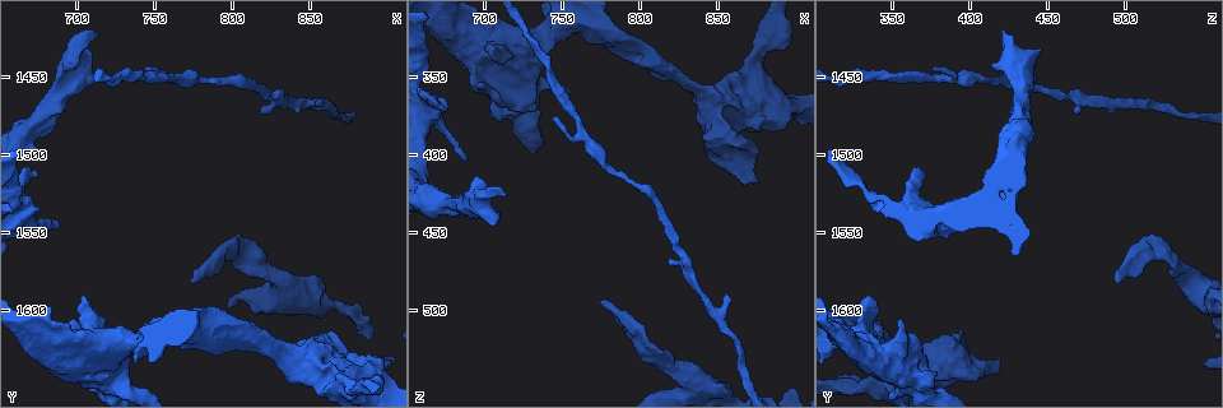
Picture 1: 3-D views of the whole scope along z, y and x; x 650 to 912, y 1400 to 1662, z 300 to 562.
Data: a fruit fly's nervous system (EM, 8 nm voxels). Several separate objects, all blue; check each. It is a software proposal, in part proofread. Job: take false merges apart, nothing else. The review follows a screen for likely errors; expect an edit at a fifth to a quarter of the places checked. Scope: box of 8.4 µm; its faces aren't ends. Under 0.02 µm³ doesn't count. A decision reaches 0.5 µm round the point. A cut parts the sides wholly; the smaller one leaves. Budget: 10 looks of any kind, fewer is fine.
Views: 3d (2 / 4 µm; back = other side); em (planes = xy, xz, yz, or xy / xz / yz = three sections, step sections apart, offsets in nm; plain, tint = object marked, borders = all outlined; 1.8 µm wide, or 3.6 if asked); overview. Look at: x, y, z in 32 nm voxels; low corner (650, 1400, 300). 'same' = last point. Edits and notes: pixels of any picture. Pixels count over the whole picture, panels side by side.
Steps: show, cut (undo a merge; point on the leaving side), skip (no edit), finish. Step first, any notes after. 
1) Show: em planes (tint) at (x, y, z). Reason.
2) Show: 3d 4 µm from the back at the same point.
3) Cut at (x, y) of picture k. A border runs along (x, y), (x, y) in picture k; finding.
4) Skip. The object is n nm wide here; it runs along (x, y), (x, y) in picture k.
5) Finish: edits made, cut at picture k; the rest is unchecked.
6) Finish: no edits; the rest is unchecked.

Show: 3d 2 µm at (786, 1452, 410). Thick turns thin.

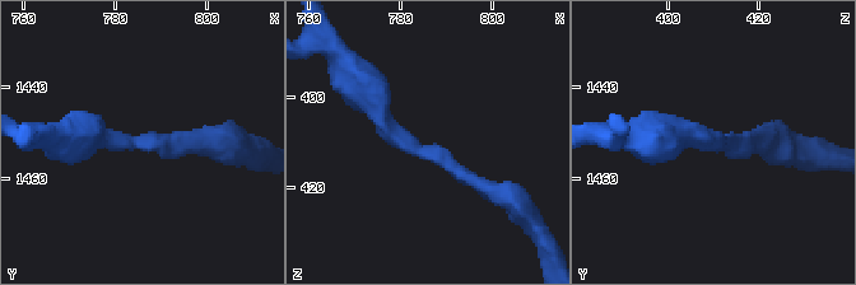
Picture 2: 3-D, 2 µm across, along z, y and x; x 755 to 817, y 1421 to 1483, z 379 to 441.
Show: em xz step 16 (tint) at (786, 1452, 411). The arms are 190, 280 nm wide.

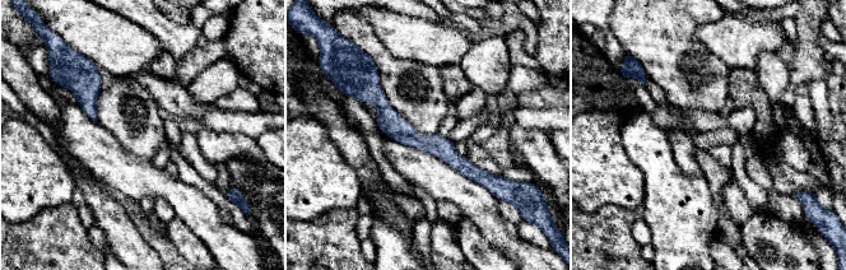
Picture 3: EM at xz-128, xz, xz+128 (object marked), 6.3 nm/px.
Show: em planes (tint) at the same point.

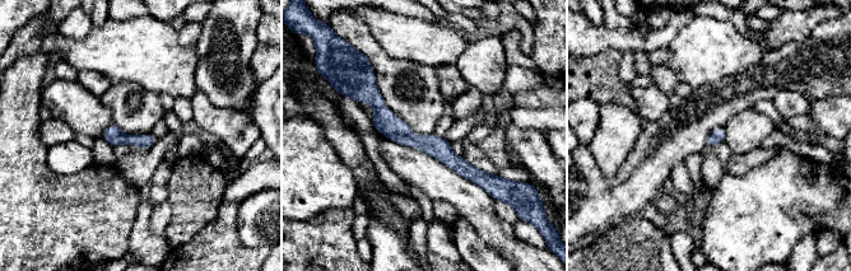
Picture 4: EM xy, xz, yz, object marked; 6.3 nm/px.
Skip. The object is 90 nm wide here; it runs along (359, 98), (371, 98), (407, 138), (489, 177) in picture 4; one cell here.

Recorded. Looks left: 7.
Show: em xy step 8 (tint) at (670, 1546, 378). Sudden change in width.

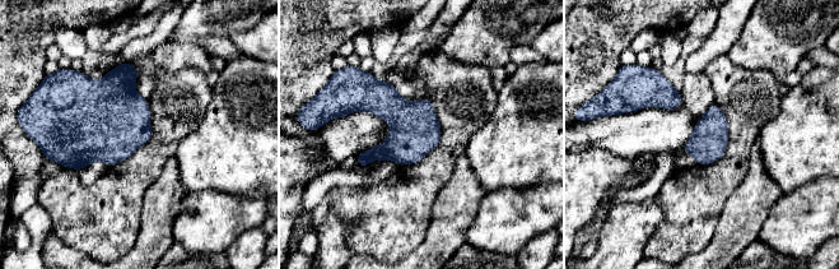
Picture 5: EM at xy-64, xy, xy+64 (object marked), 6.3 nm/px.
Show: em yz step 16 (borders) at the same point.

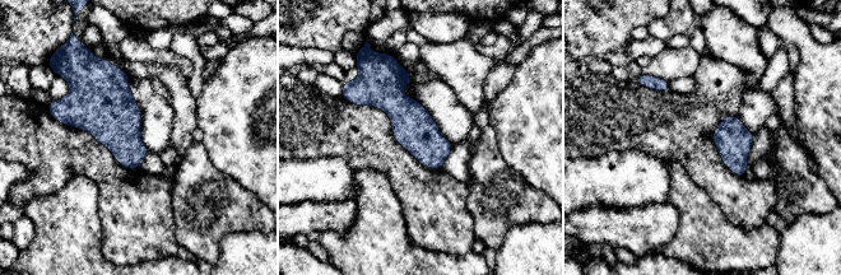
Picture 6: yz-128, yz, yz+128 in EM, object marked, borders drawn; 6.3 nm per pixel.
Skip. All the same cell.

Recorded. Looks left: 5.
Show: 3d 4 µm at (722, 1648, 364). Calibre changes.

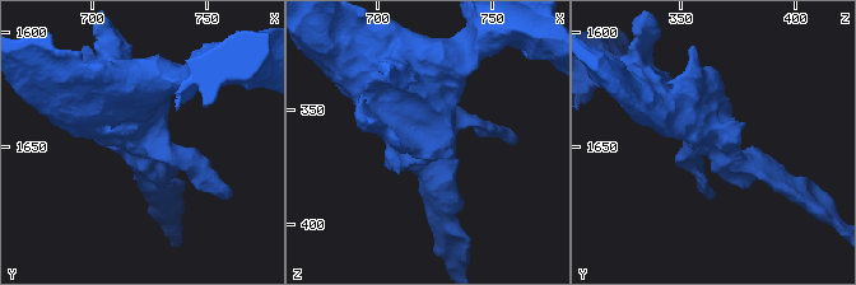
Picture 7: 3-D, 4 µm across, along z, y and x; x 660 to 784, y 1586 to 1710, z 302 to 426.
Show: em 3.6 µm xz step 4 (borders) at (721, 1646, 364).

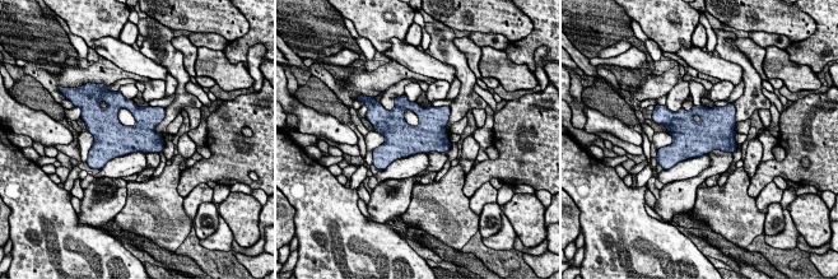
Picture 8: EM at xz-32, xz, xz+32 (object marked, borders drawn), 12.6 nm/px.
Skip. The object is 380 nm wide here; continuous, no second cell.

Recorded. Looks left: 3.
Show: em 3.6 µm planes (plain) at (842, 1632, 360). Small branch off a trunk.

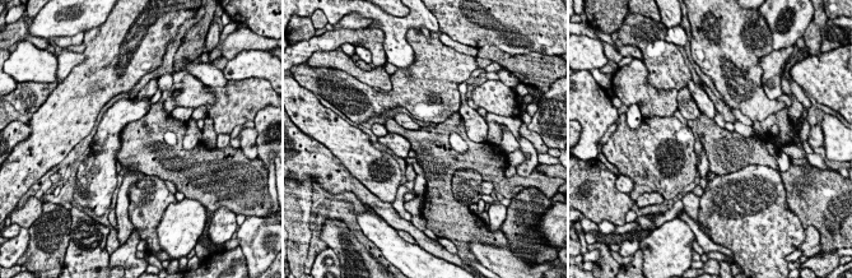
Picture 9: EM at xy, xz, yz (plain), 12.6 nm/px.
Show: em 3.6 µm planes (tint) at the same point.

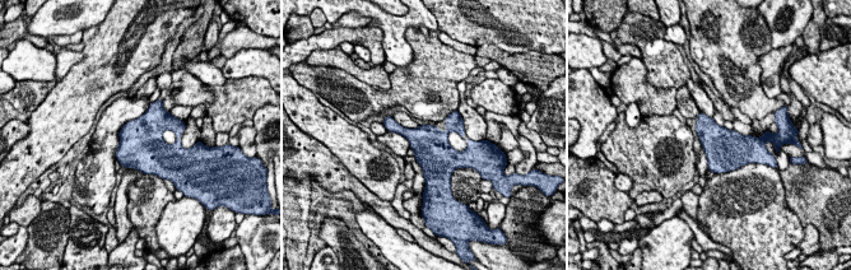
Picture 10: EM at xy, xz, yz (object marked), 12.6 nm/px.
Skip. Continuous, no second cell.

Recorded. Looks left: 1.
Finish: no edits; the rest is unchecked.

